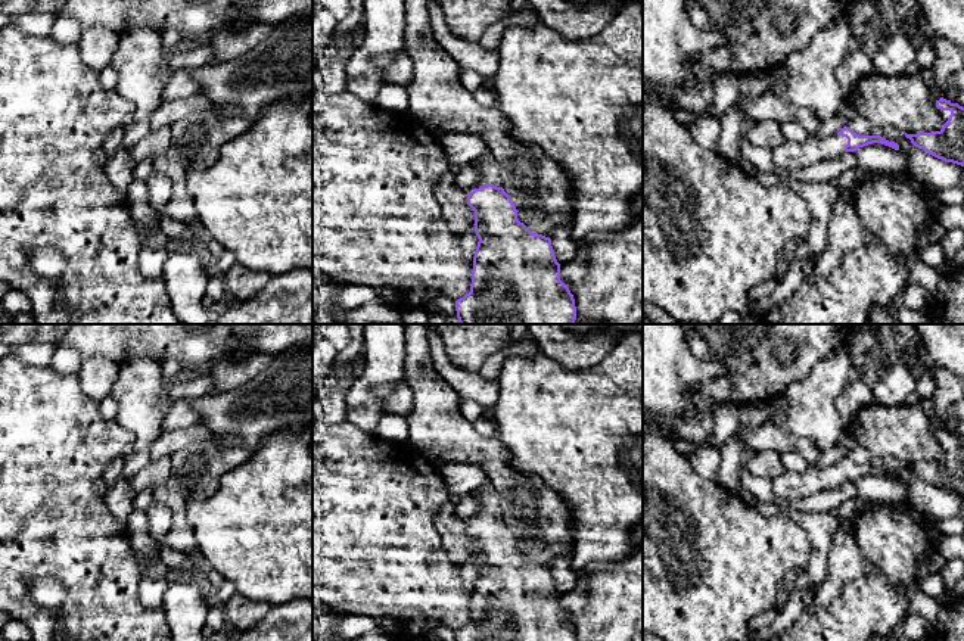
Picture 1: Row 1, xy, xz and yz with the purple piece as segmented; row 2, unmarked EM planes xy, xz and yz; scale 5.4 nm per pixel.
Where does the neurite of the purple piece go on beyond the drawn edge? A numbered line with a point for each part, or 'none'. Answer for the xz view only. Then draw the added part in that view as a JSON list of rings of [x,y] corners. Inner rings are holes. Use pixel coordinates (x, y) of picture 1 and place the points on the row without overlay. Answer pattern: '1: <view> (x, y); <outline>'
1: xz (487, 500); [[[491,482],[481,485],[476,491],[470,494],[470,497],[476,502],[476,513],[473,517],[464,520],[466,523],[470,523],[475,519],[483,517],[486,514],[503,517],[500,497]]]

